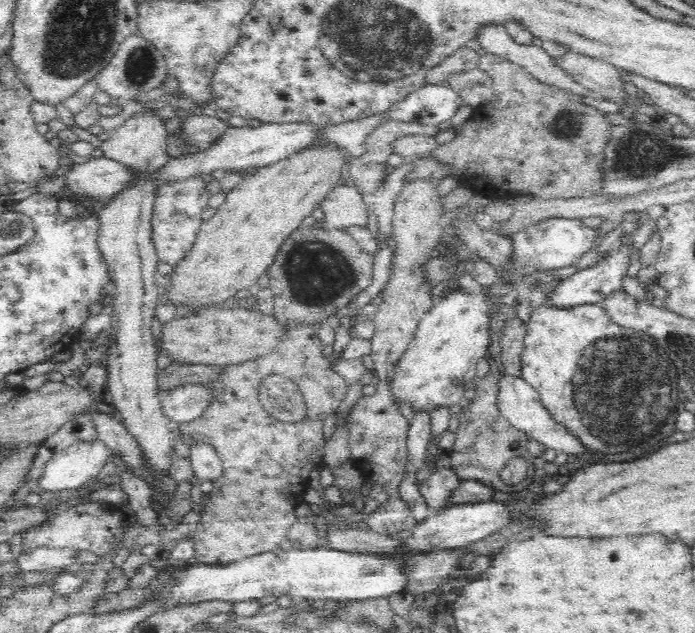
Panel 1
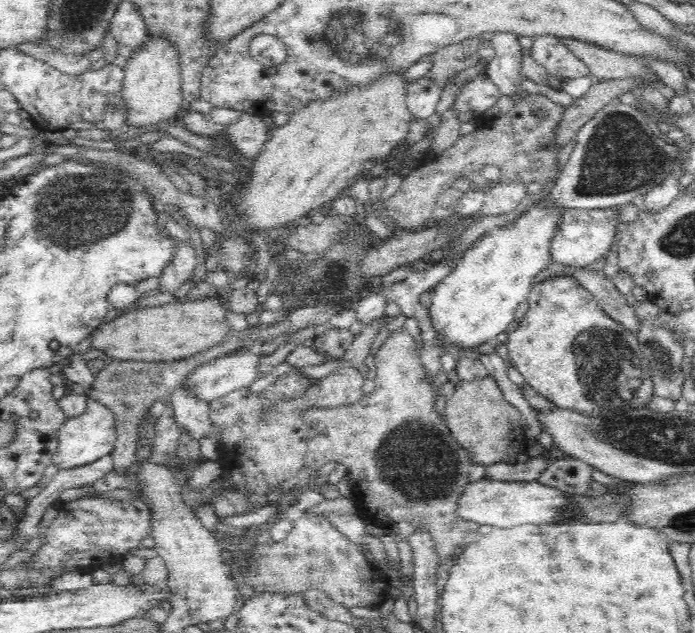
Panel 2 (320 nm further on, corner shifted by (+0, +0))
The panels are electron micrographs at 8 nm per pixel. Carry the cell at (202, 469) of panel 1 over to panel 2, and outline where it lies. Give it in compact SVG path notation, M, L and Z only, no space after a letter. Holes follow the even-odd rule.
M185 390L174 391L168 397L173 407L173 416L176 423L186 431L186 435L196 442L202 442L204 438L215 439L210 417L208 403L196 399L194 395Z

